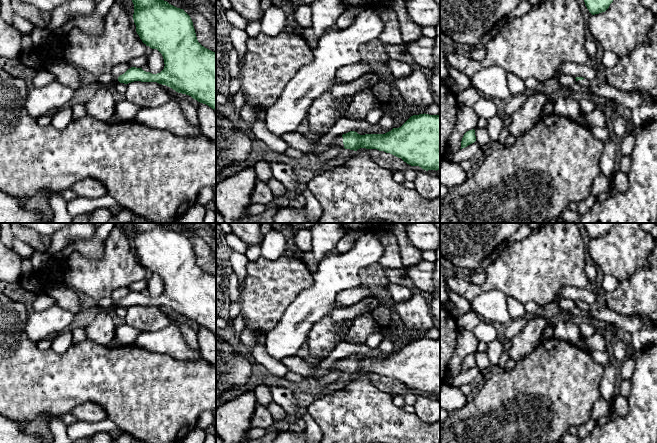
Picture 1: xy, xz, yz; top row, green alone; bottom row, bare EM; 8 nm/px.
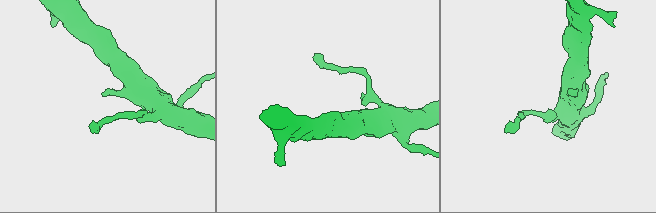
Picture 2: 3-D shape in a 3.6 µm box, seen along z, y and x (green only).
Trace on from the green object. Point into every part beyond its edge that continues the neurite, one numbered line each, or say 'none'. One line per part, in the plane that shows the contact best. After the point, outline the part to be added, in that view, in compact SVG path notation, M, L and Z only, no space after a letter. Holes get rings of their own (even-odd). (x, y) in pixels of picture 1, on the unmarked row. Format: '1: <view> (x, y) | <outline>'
1: xz (338, 365) | M342 359L334 362L334 364L329 368L326 374L334 371L344 371Z

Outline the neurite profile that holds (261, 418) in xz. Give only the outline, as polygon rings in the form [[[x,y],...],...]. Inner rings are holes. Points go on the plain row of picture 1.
[[[257,404],[251,417],[252,428],[267,429],[274,424],[274,419],[267,407]]]

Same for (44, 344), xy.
[[[52,337],[42,339],[37,343],[37,347],[43,351],[51,349],[51,346],[52,346]]]

